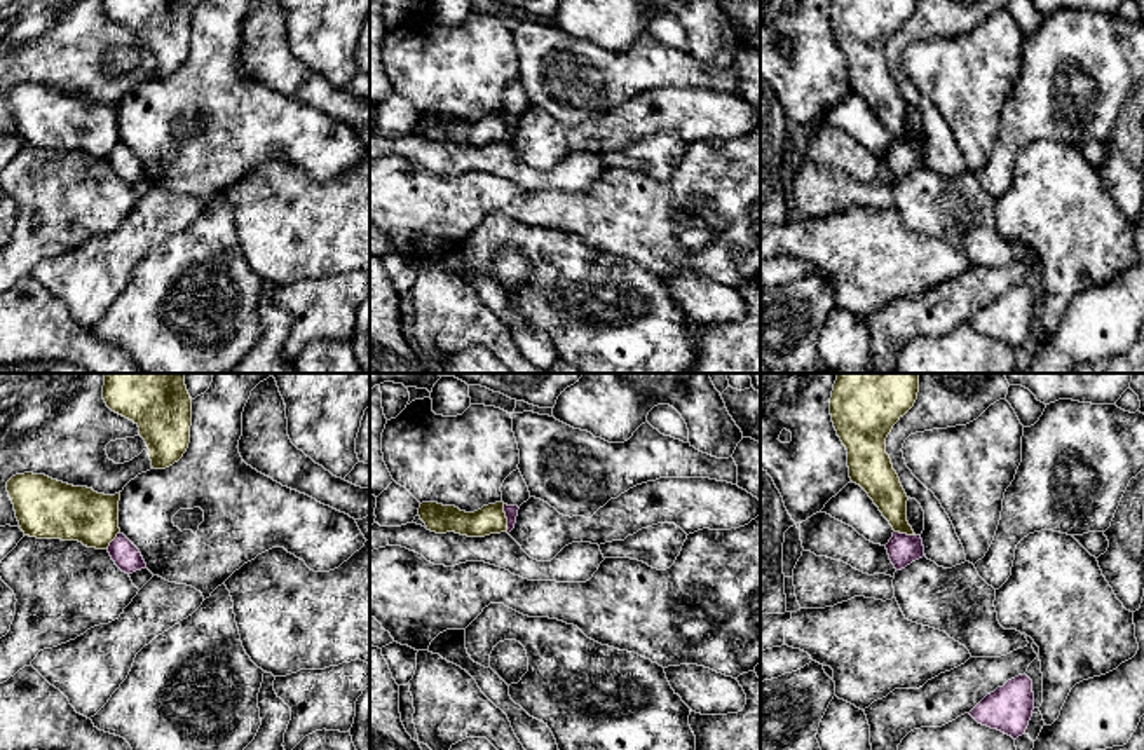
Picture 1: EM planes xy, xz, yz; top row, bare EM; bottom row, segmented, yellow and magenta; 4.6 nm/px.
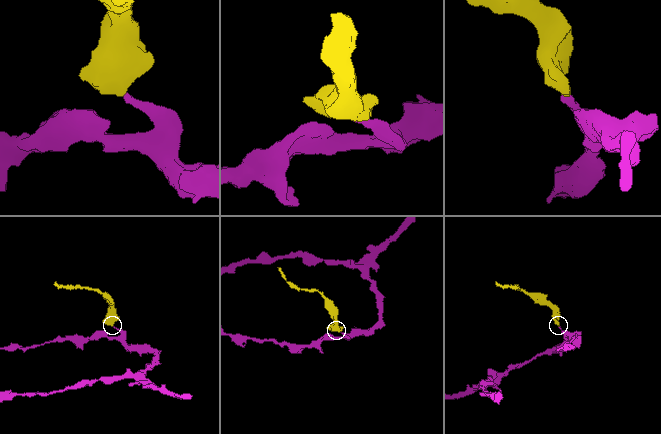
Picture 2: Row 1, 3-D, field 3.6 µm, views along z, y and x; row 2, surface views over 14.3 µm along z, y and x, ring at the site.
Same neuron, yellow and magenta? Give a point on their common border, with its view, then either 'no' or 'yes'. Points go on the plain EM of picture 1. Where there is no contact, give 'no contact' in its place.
xz (506, 128) | no

